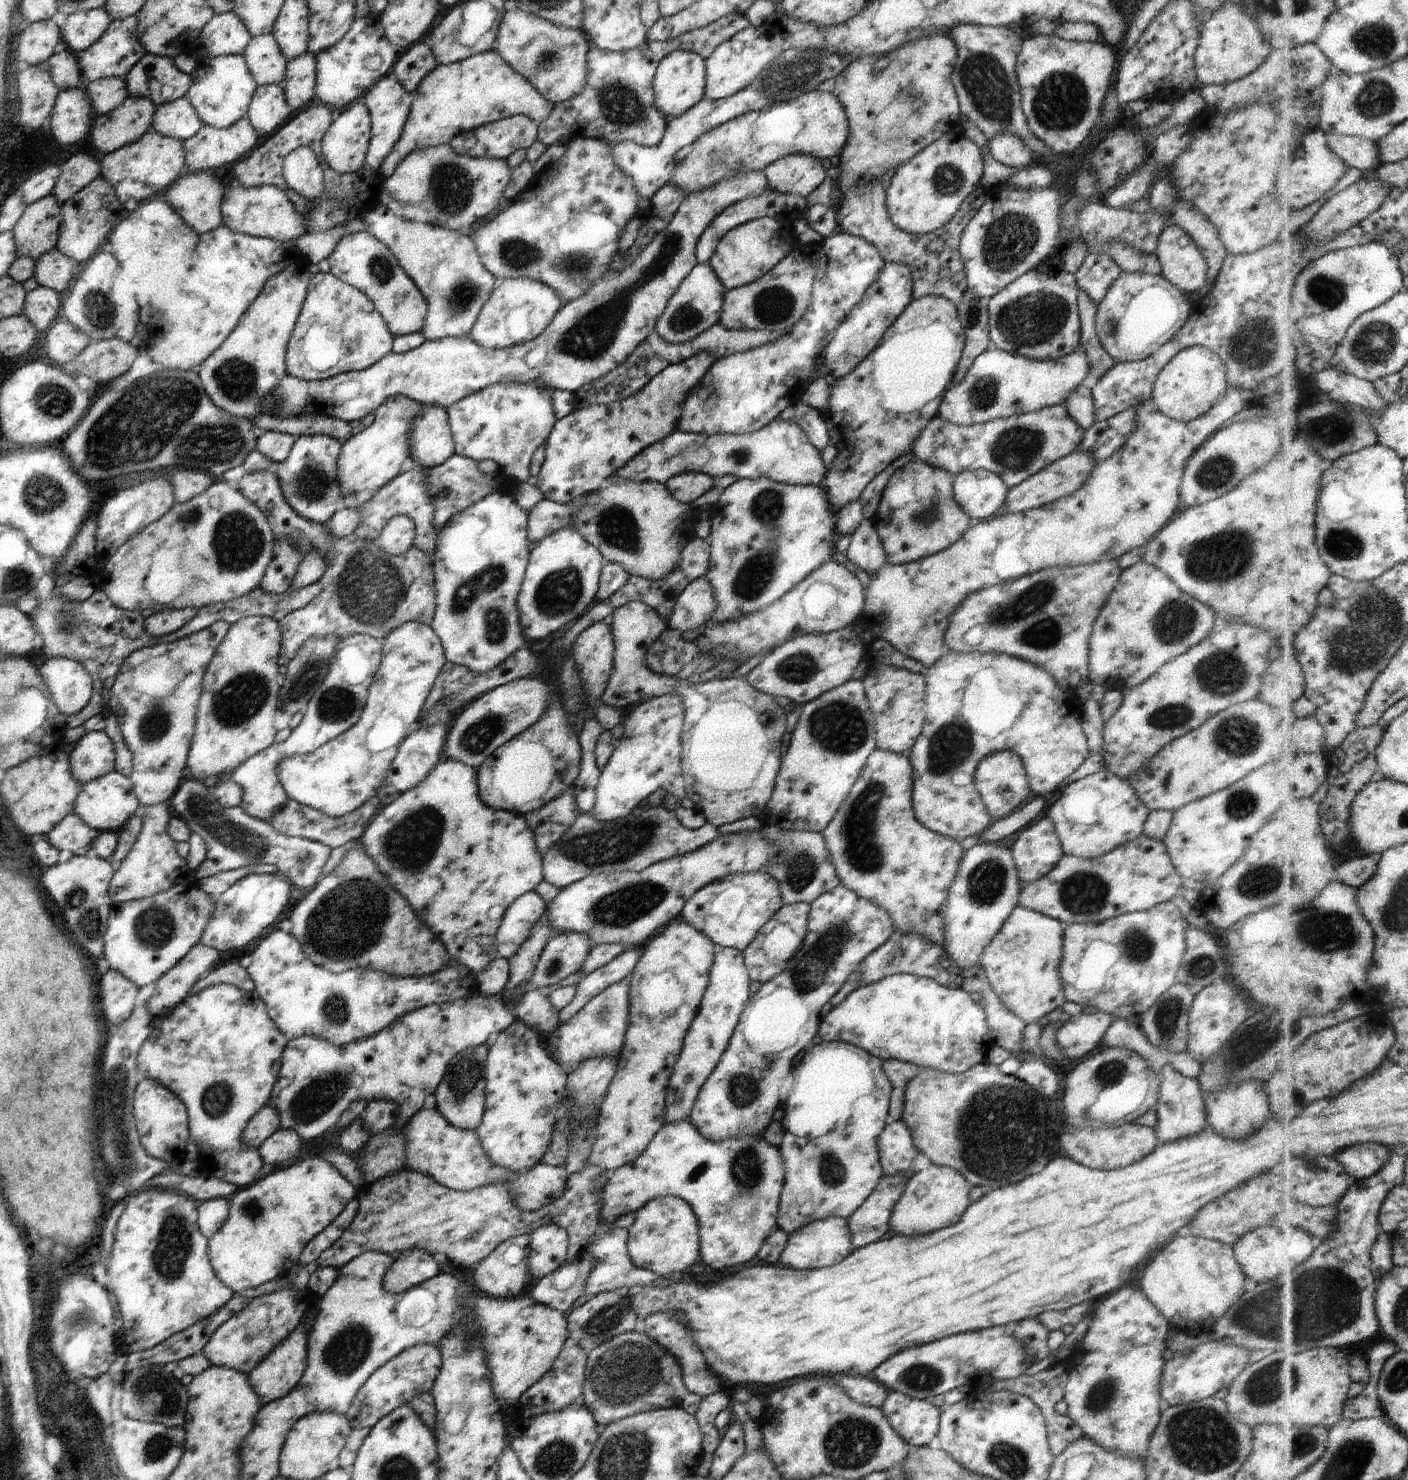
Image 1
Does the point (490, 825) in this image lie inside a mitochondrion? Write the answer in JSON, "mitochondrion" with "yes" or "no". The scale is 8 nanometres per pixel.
{"mitochondrion":"no"}

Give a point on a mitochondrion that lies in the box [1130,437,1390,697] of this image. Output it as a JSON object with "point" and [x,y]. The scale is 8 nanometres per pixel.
{"point":[1228,552]}

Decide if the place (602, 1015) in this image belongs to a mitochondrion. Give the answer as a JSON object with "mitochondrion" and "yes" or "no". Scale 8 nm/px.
{"mitochondrion":"yes"}

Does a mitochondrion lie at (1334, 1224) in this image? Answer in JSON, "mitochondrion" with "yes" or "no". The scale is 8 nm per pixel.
{"mitochondrion":"no"}

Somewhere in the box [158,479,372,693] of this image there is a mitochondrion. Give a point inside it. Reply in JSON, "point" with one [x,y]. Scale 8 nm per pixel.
{"point":[238,543]}

